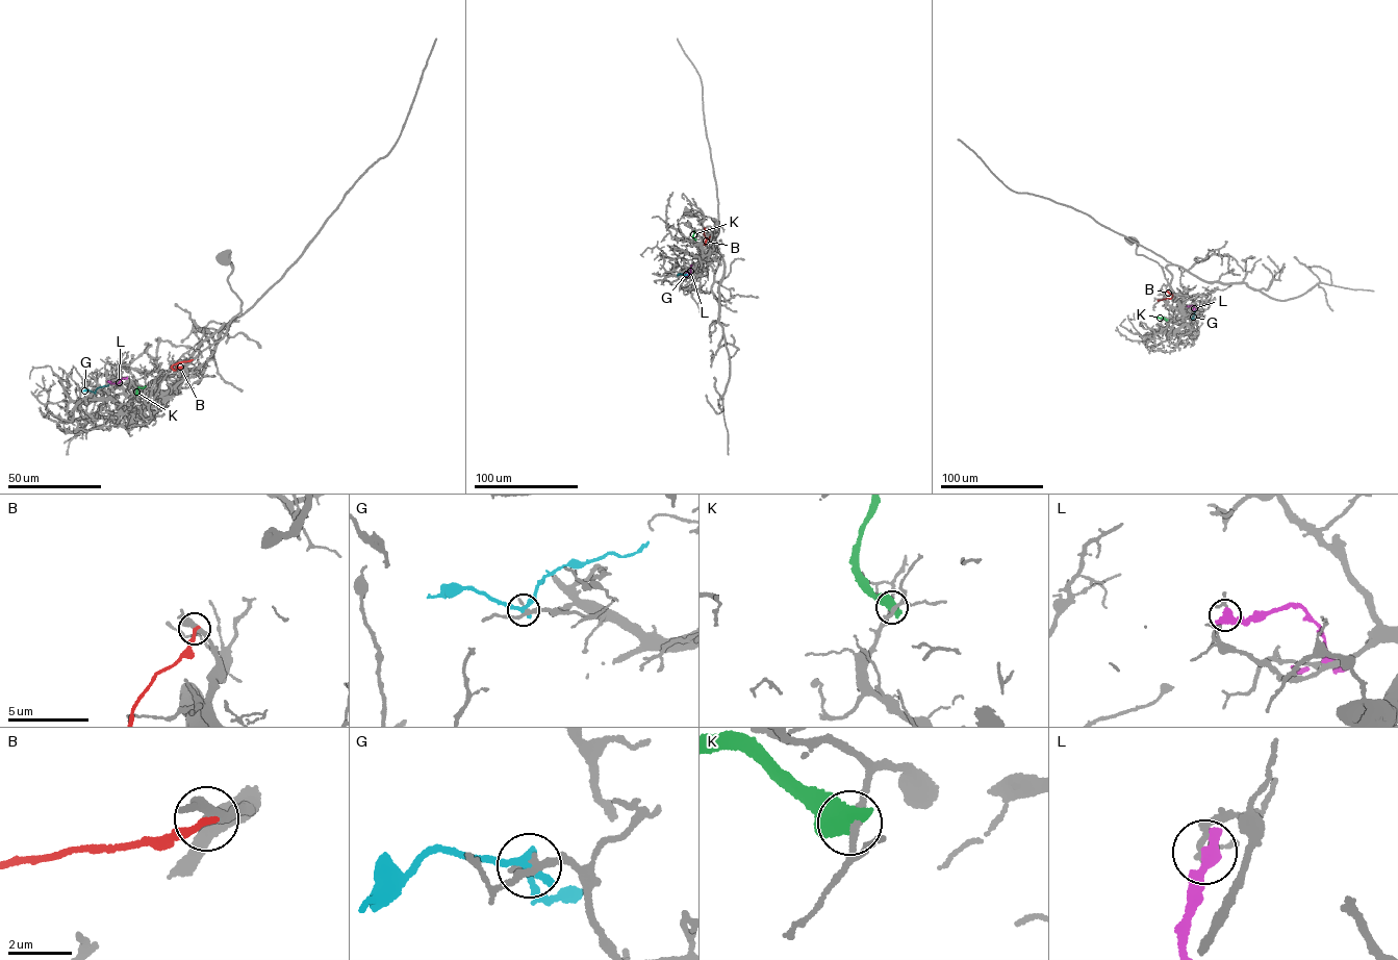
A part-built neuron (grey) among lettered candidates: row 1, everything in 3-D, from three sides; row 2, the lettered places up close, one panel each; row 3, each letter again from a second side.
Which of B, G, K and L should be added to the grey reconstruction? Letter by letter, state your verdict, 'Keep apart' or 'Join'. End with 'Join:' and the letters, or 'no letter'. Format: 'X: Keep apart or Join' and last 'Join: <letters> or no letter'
B: Keep apart
G: Keep apart
K: Keep apart
L: Keep apart
Join: no letter

